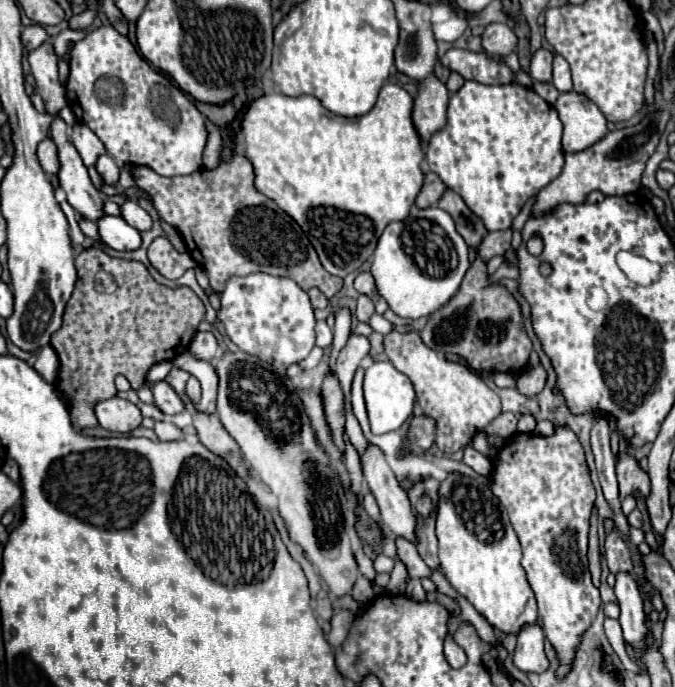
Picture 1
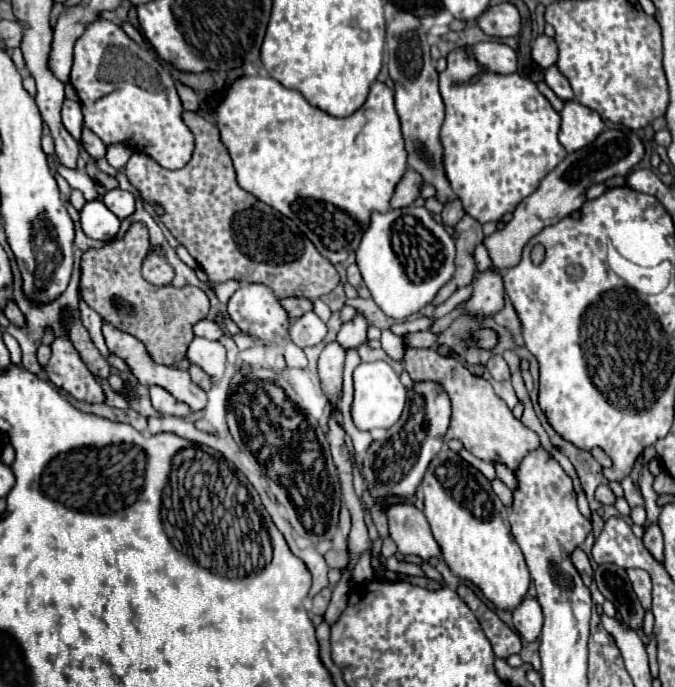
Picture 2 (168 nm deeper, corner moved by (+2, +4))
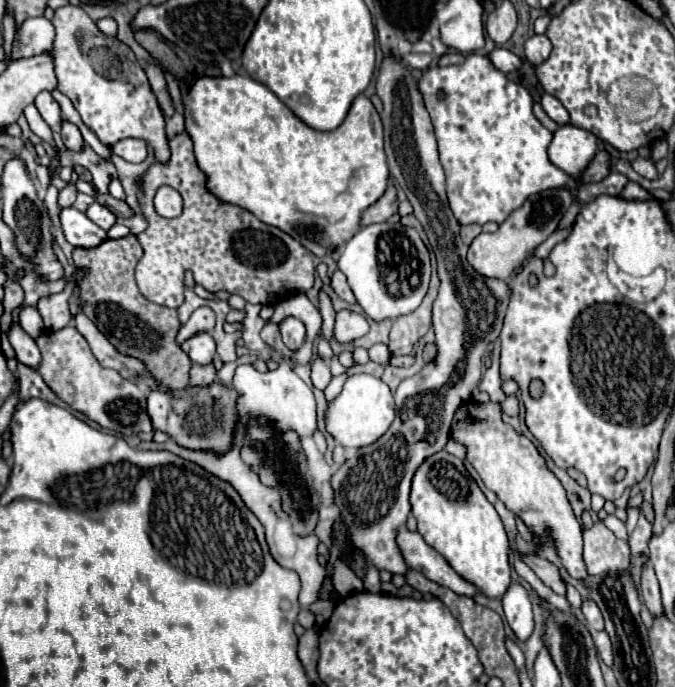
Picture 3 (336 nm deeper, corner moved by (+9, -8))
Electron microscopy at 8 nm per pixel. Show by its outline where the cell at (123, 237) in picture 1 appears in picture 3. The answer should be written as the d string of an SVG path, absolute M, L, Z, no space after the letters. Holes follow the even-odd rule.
M64 208L60 212L60 222L66 240L76 248L94 248L108 238L106 230L96 226L84 212L76 208Z

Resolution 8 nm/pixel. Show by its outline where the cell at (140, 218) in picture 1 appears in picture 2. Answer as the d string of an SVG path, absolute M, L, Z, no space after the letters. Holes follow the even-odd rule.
M109 190L105 196L103 196L103 204L119 218L127 218L135 212L135 198L131 192L125 192L125 190Z

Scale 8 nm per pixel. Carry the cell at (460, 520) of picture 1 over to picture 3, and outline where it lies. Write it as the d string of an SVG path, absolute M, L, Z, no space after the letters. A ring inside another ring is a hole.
M446 450L436 452L434 456L430 456L428 460L424 460L424 464L418 468L414 480L412 480L412 494L410 494L410 504L412 504L412 514L418 520L418 532L422 534L422 538L444 556L444 560L470 584L474 584L480 594L484 594L486 598L502 598L506 594L506 590L510 588L510 542L504 530L504 524L498 516L498 512L494 510L494 506L486 500L486 496L482 494L482 490L478 488L478 484L474 482L474 478L468 474L468 470L464 468L462 460L448 454Z

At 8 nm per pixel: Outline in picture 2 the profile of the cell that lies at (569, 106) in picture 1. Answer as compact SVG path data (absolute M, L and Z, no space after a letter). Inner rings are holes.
M571 100L565 102L565 108L561 110L559 142L567 152L577 152L579 148L591 144L603 132L603 128L603 120L595 110Z

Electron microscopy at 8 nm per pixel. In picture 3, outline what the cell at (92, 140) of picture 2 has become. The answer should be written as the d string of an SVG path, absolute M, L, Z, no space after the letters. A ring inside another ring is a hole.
M70 122L62 124L62 140L64 140L66 148L72 150L72 152L80 152L84 148L84 140L82 140L80 130Z

